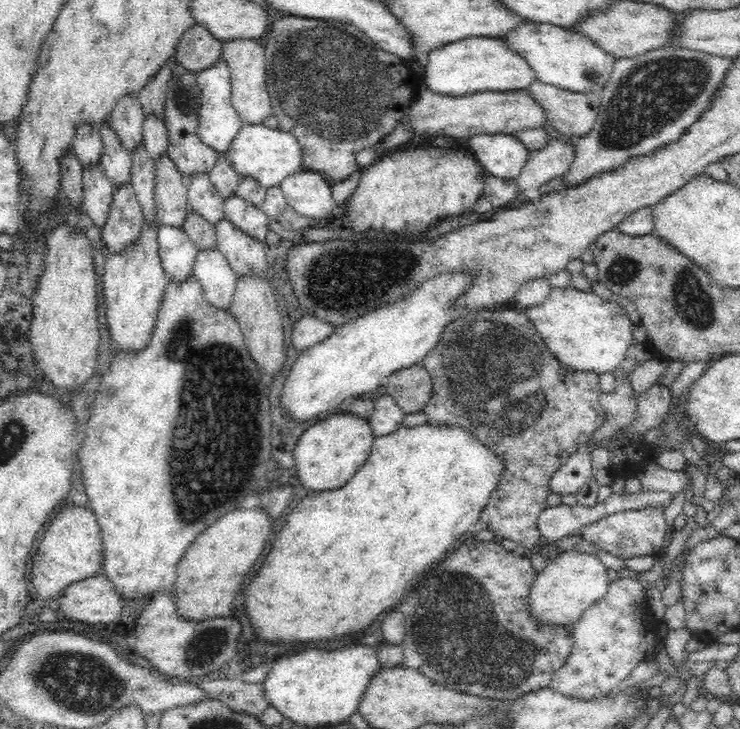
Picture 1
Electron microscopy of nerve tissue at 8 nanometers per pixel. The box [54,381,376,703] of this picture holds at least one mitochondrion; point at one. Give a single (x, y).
(202, 649)

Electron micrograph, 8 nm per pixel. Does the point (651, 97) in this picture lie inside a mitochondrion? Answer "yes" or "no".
yes

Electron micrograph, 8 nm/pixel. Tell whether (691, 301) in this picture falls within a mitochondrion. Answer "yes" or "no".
yes

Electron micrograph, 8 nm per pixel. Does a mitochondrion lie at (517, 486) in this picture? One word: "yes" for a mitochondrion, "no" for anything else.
no

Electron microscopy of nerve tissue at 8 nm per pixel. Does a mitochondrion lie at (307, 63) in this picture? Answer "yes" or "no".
yes

